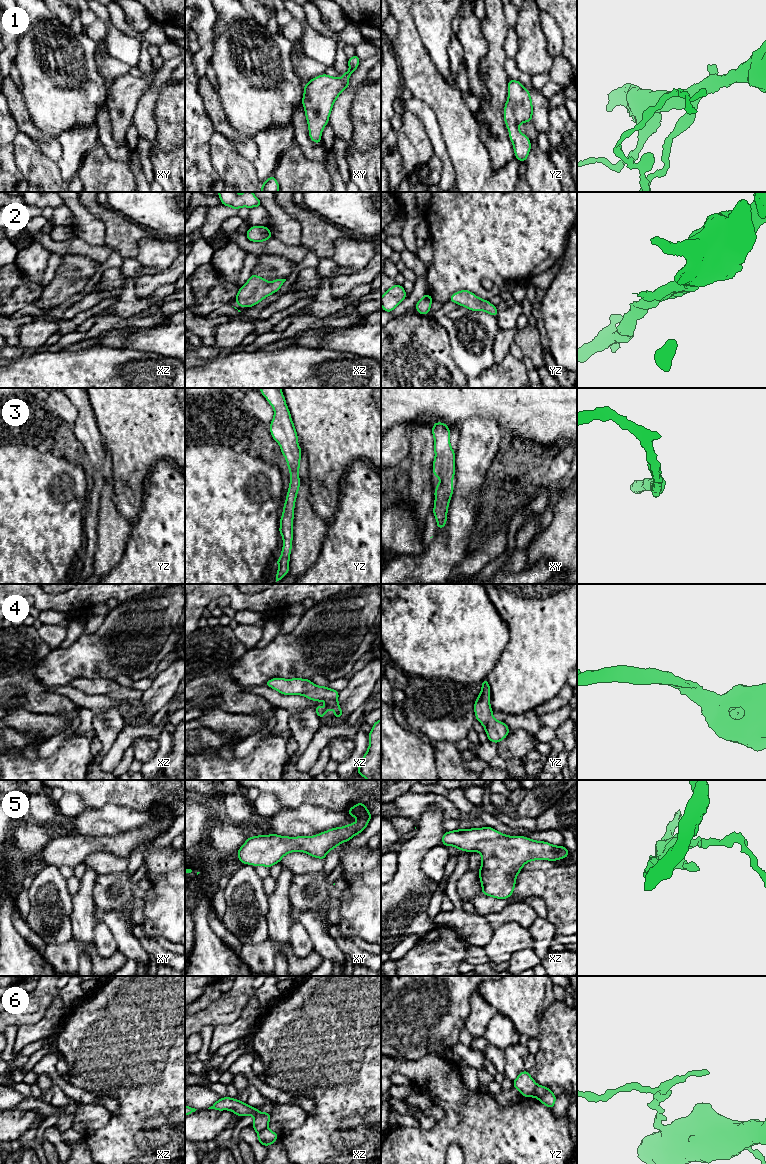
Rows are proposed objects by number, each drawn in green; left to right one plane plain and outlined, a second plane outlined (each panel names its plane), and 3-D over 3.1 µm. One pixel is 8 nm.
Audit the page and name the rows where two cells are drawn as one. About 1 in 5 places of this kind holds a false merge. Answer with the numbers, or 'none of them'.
6

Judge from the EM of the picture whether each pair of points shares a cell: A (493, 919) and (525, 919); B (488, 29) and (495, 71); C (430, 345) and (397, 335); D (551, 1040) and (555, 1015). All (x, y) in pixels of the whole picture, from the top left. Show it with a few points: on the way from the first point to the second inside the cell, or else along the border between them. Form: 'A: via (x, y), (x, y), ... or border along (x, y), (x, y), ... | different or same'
A: via (501, 918), (517, 917) | same
B: via (495, 39), (495, 61) | same
C: via (422, 345), (408, 345), (405, 343) | same
D: via (555, 1034), (555, 1021) | same

